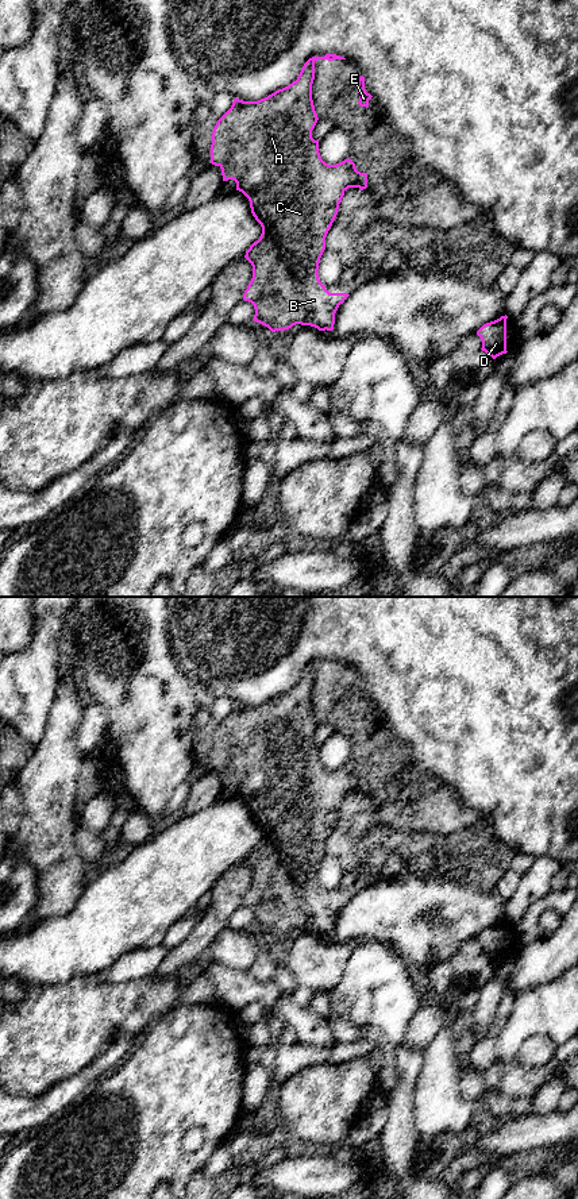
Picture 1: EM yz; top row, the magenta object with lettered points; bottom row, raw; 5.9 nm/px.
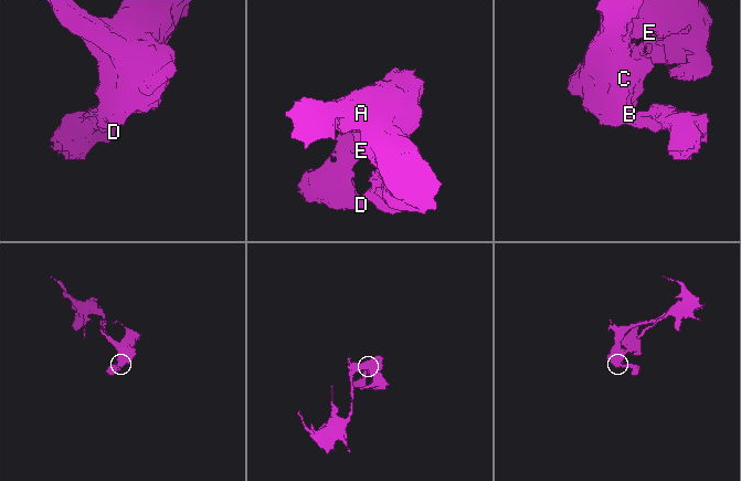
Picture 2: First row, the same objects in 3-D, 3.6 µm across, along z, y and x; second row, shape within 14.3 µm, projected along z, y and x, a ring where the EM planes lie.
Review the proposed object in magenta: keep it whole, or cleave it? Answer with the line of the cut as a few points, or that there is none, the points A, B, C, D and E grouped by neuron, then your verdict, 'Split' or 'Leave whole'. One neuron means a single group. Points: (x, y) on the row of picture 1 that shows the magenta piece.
No split. Groups: A B C D E. Leave whole

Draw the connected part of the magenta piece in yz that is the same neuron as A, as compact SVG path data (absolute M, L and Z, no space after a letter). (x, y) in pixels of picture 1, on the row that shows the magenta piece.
M336 54L309 58L296 81L258 101L234 99L231 108L217 120L212 131L211 163L221 169L223 181L234 180L236 190L250 201L251 213L262 227L262 234L246 251L253 266L253 278L243 300L254 305L254 321L271 332L285 331L296 324L311 325L319 331L332 331L335 313L350 296L330 293L319 279L319 263L325 250L325 236L338 215L339 204L348 188L367 188L367 174L357 170L347 158L340 163L325 163L319 153L319 140L312 138L319 117L312 100L315 62L317 59L346 59Z

